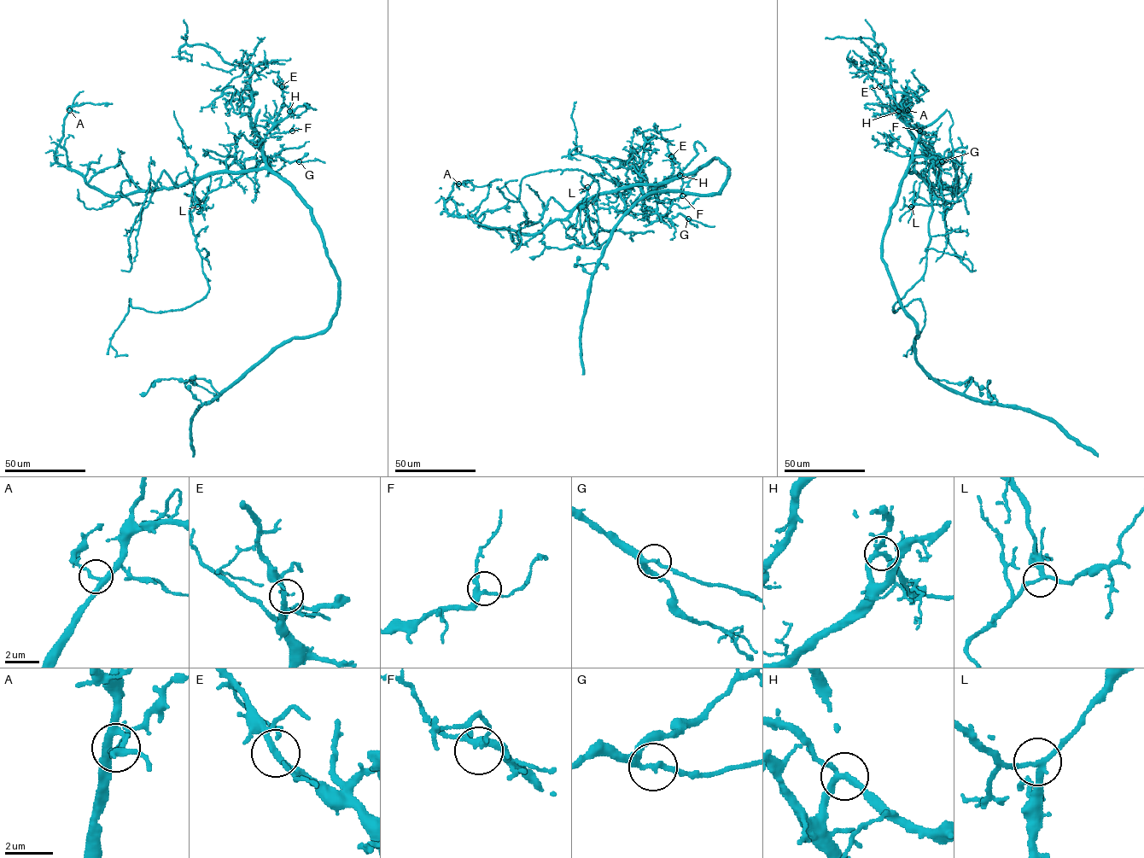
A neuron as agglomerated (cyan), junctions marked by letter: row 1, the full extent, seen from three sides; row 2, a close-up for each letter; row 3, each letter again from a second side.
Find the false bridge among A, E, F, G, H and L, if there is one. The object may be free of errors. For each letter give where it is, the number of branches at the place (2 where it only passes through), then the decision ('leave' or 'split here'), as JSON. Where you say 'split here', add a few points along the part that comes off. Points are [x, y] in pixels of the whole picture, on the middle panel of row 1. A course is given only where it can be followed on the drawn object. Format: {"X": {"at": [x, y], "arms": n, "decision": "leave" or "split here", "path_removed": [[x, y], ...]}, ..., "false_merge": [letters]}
{"A": {"at": [458, 183], "arms": 3, "decision": "leave"}, "E": {"at": [671, 156], "arms": 3, "decision": "leave"}, "F": {"at": [682, 195], "arms": 3, "decision": "leave"}, "G": {"at": [688, 218], "arms": 3, "decision": "leave"}, "H": {"at": [679, 175], "arms": 3, "decision": "leave"}, "L": {"at": [587, 187], "arms": 3, "decision": "leave"}, "false_merge": []}

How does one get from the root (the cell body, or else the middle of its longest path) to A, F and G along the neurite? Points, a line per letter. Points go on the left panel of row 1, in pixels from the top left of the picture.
A: (308, 206), (265, 169), (213, 172), (174, 188), (105, 195), (69, 166), (59, 145), (69, 110)
F: (308, 206), (291, 186), (267, 166), (263, 154), (263, 142), (254, 128), (264, 126), (273, 134), (292, 131)
G: (308, 206), (291, 186), (267, 166), (265, 157), (277, 156), (288, 162), (298, 161)

